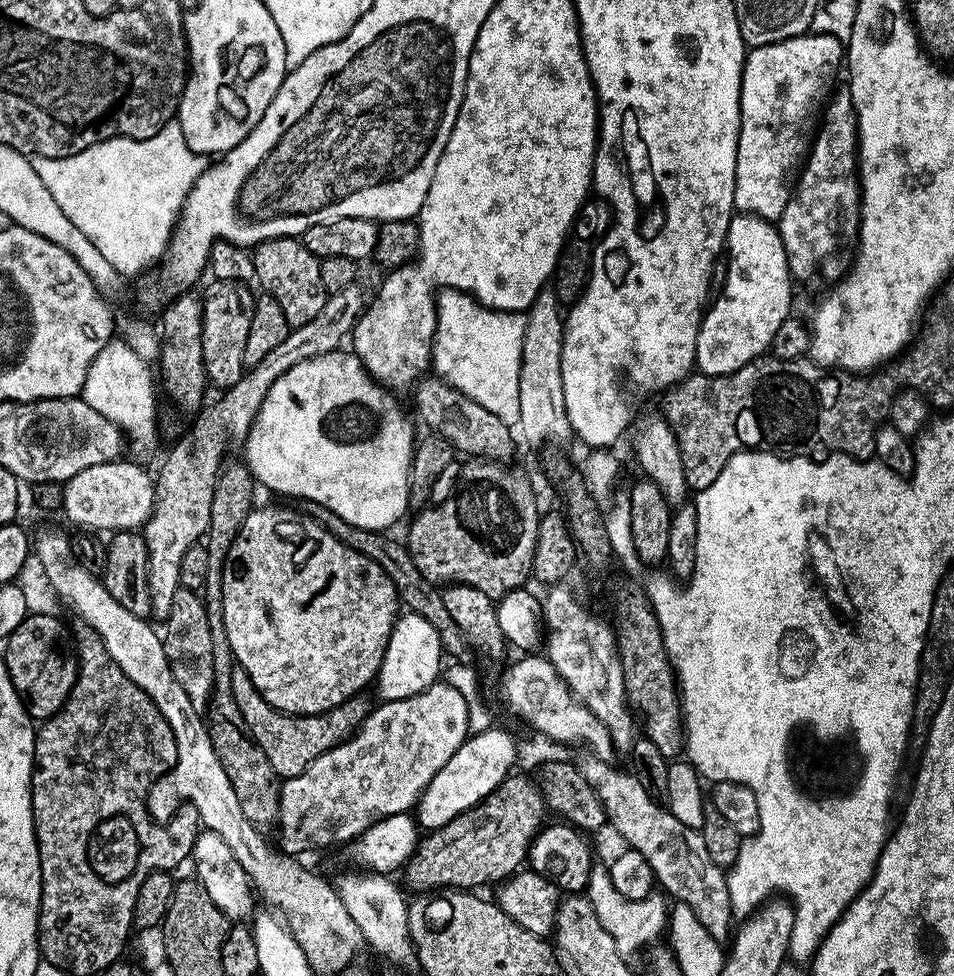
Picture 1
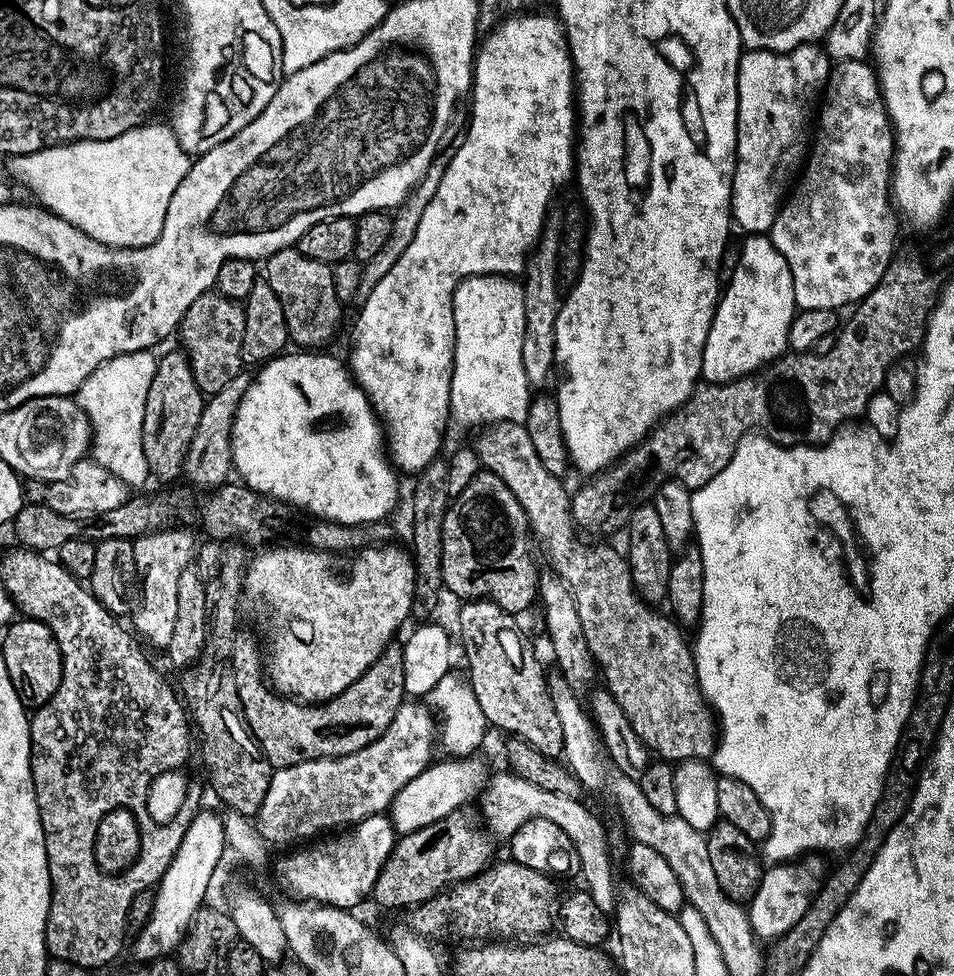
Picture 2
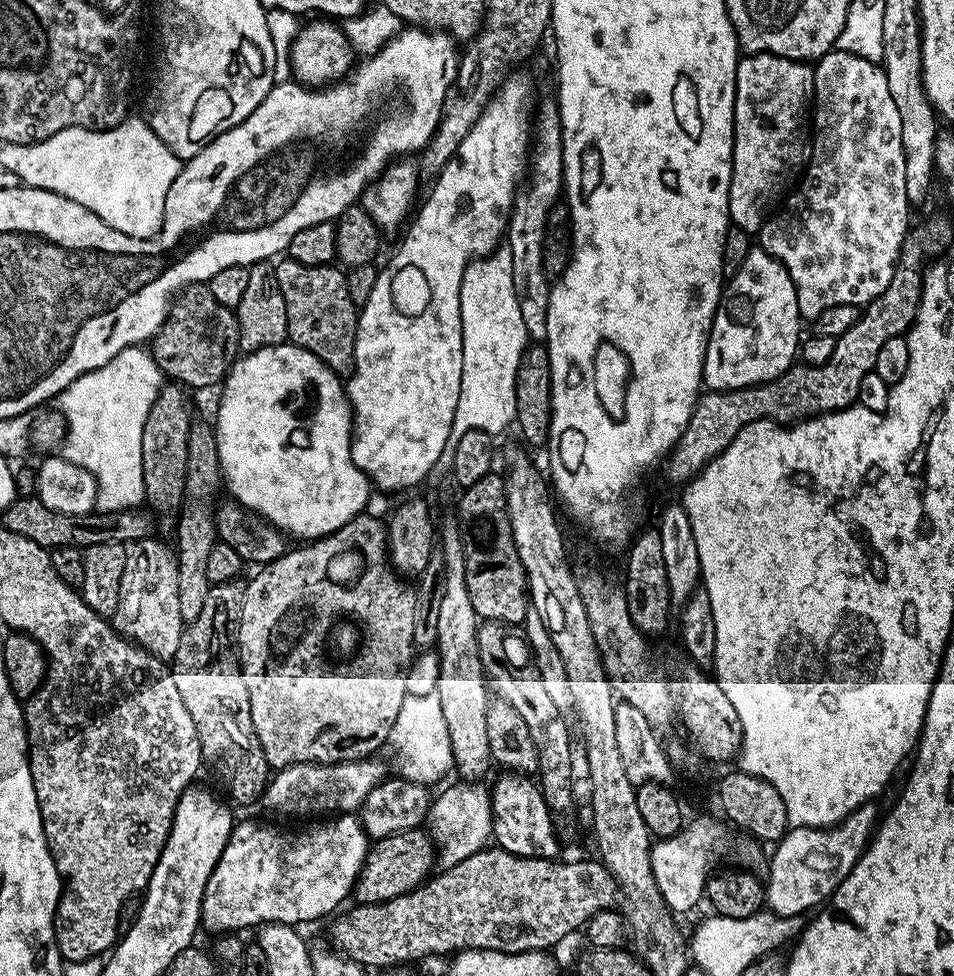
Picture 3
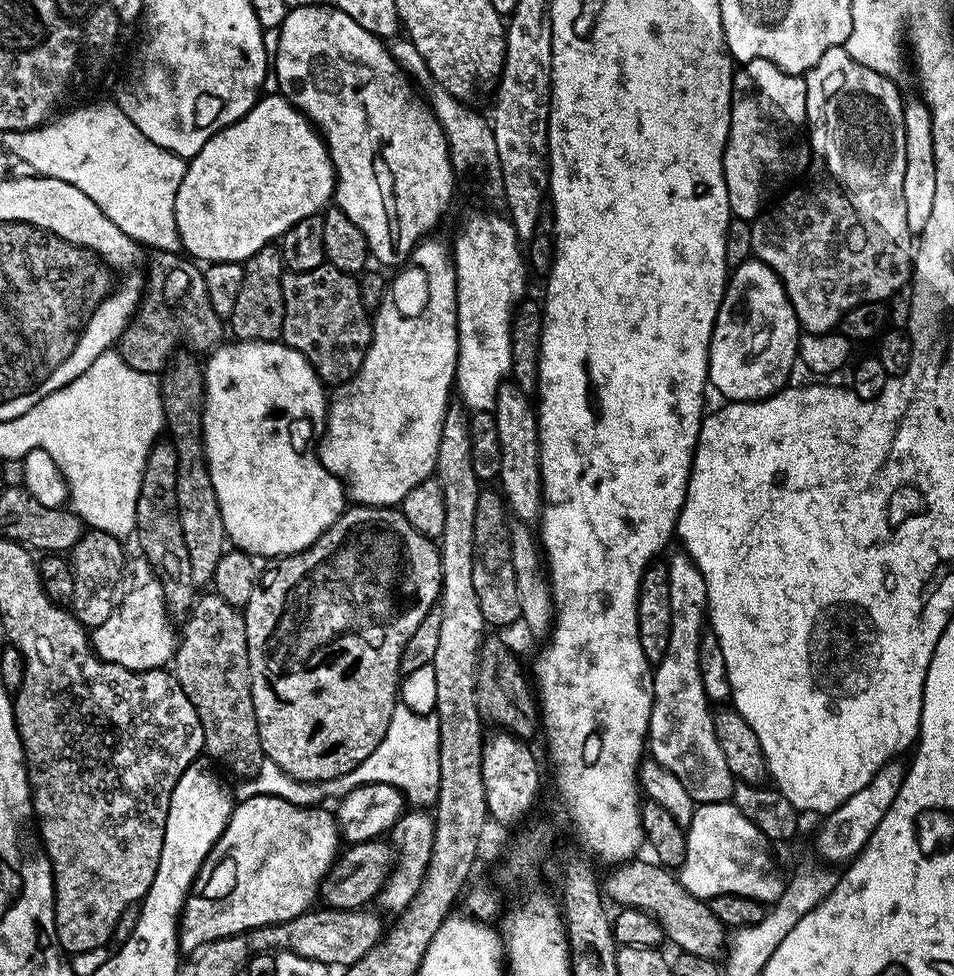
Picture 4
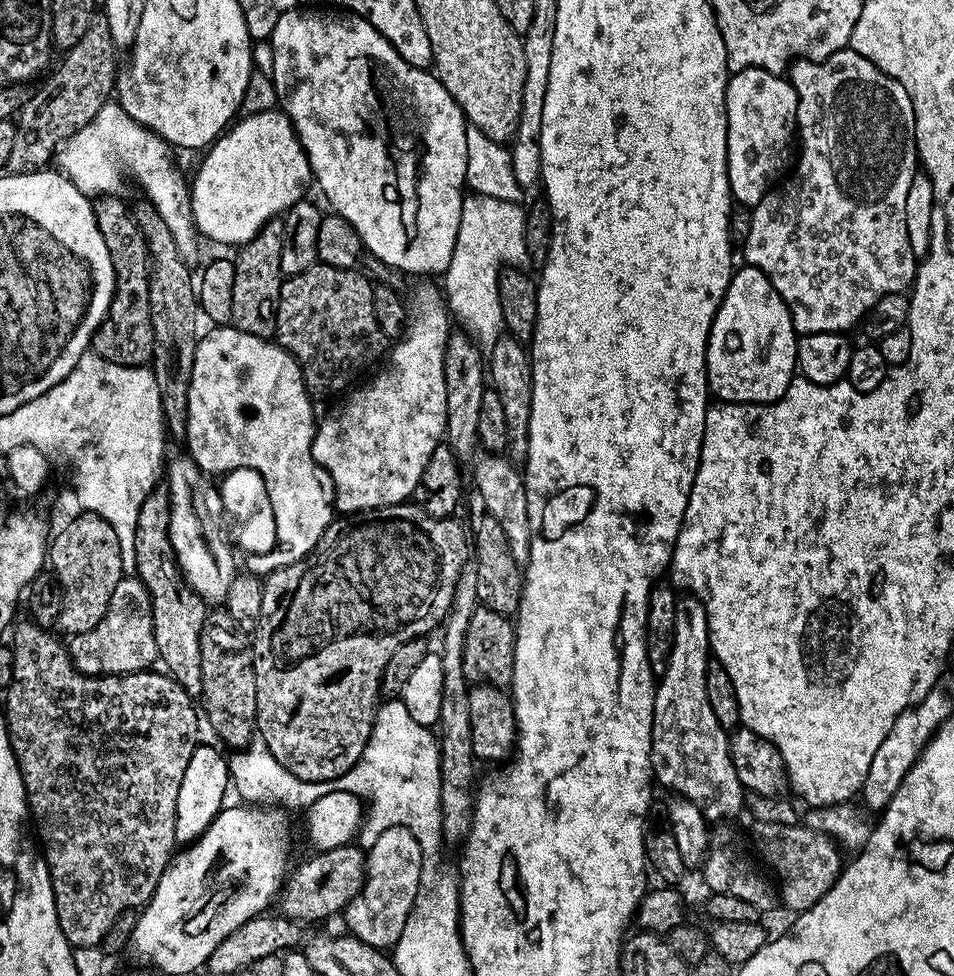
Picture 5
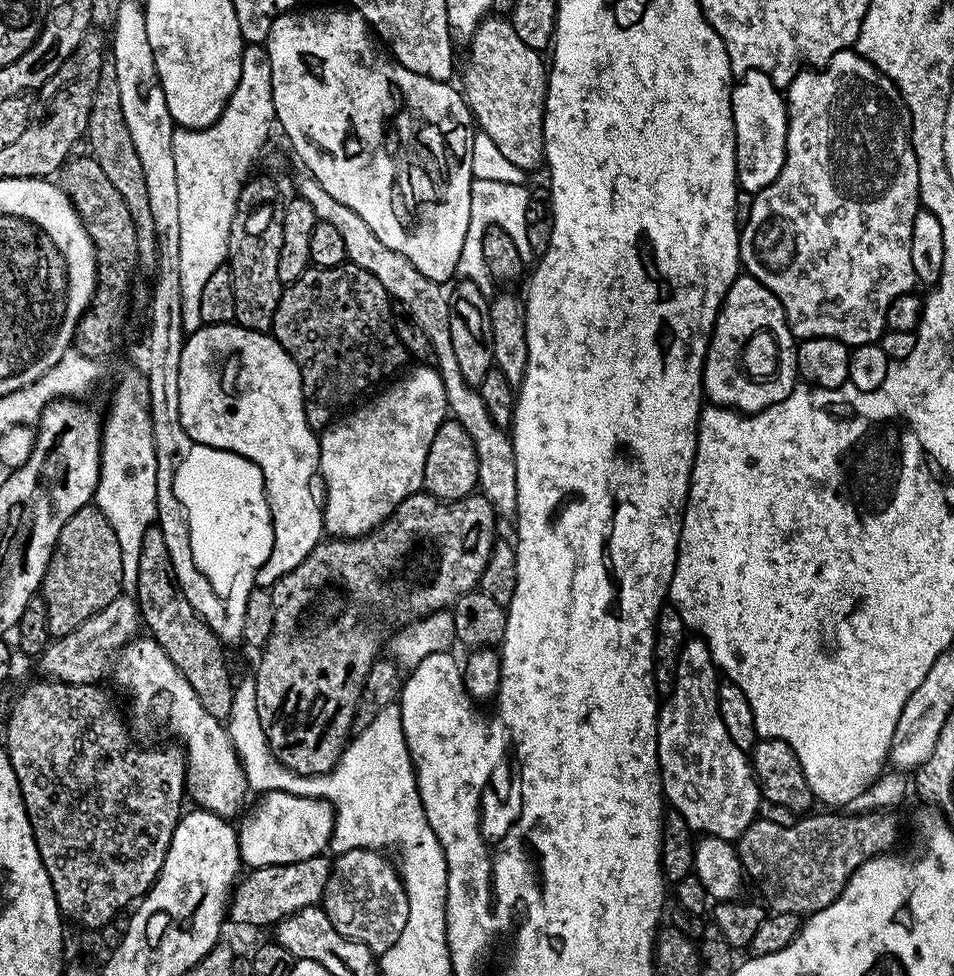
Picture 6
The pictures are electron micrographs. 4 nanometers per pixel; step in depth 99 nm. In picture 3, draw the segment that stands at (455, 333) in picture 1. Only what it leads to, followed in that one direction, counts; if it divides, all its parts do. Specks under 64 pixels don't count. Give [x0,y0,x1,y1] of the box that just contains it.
[448,246,530,446]

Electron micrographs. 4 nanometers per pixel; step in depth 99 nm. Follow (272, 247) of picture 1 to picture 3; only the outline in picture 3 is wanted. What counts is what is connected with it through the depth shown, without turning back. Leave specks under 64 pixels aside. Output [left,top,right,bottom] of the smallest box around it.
[275,258,358,378]

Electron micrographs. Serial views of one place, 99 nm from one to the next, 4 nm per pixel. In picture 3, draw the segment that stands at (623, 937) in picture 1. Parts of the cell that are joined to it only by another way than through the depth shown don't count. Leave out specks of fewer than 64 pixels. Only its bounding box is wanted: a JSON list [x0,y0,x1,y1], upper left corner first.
[425,781,493,869]

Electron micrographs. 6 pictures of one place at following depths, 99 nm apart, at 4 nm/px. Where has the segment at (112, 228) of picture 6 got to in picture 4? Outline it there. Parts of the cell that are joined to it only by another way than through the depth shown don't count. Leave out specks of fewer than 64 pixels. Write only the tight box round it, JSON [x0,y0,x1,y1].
[118,251,204,374]

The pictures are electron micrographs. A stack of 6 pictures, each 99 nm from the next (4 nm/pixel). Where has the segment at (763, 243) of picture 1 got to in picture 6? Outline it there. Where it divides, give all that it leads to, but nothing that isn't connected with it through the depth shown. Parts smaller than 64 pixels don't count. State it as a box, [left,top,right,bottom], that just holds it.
[704,274,797,414]

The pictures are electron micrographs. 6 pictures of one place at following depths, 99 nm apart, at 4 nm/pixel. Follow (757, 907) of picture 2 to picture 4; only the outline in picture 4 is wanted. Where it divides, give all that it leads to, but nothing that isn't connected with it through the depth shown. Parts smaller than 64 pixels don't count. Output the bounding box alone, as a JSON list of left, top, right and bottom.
[815,763,905,866]

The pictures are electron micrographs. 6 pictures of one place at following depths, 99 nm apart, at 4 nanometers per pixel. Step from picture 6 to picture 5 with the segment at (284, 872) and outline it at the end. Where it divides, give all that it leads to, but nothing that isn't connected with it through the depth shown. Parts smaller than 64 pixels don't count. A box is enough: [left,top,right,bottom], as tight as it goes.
[279,843,365,925]

